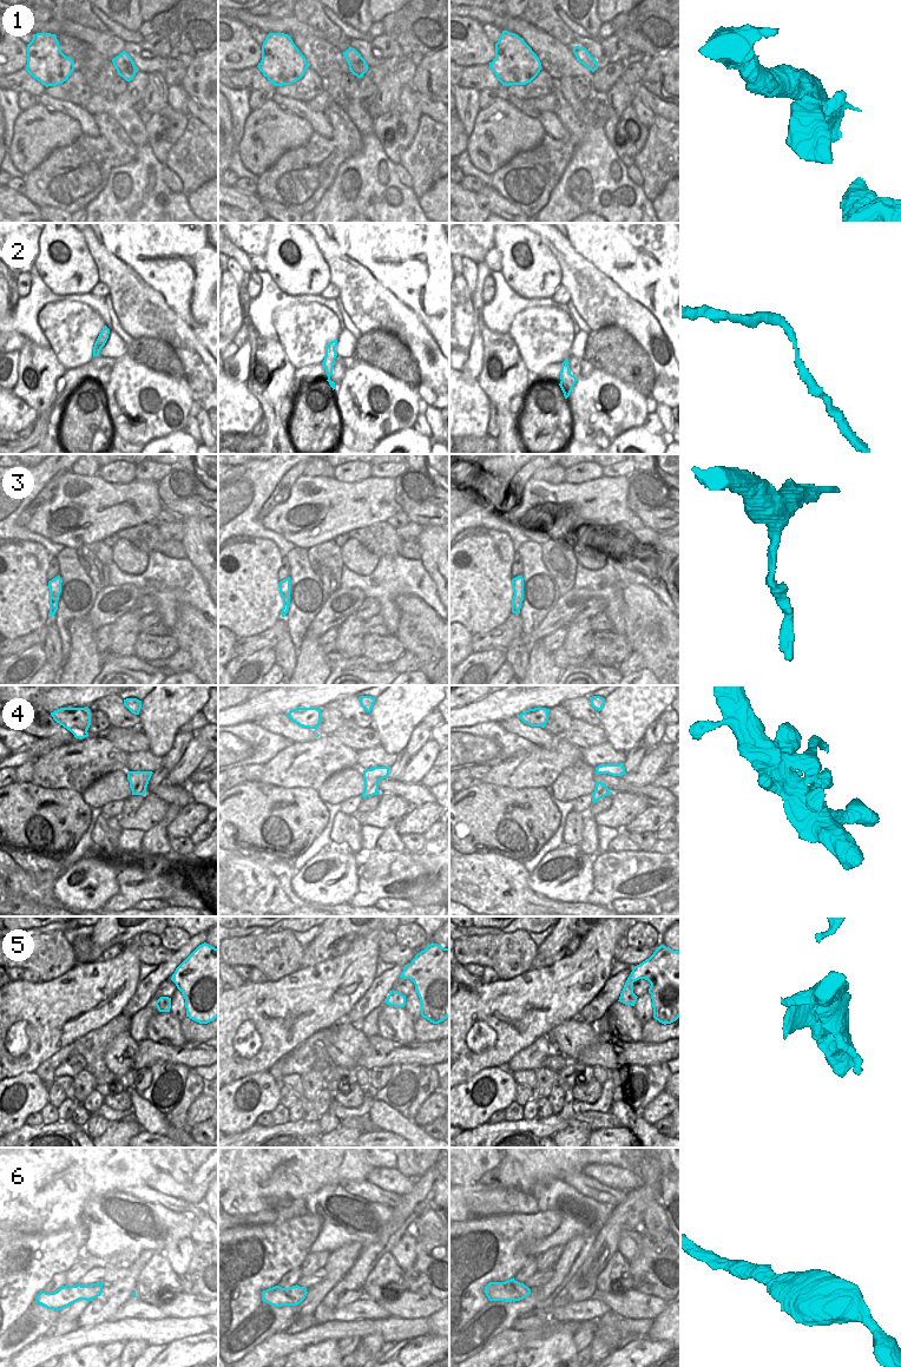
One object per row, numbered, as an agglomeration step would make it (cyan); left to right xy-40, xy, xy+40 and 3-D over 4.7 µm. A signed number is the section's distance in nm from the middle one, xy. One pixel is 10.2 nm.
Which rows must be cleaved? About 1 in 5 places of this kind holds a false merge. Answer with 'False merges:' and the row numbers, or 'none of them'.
False merges: none of them

